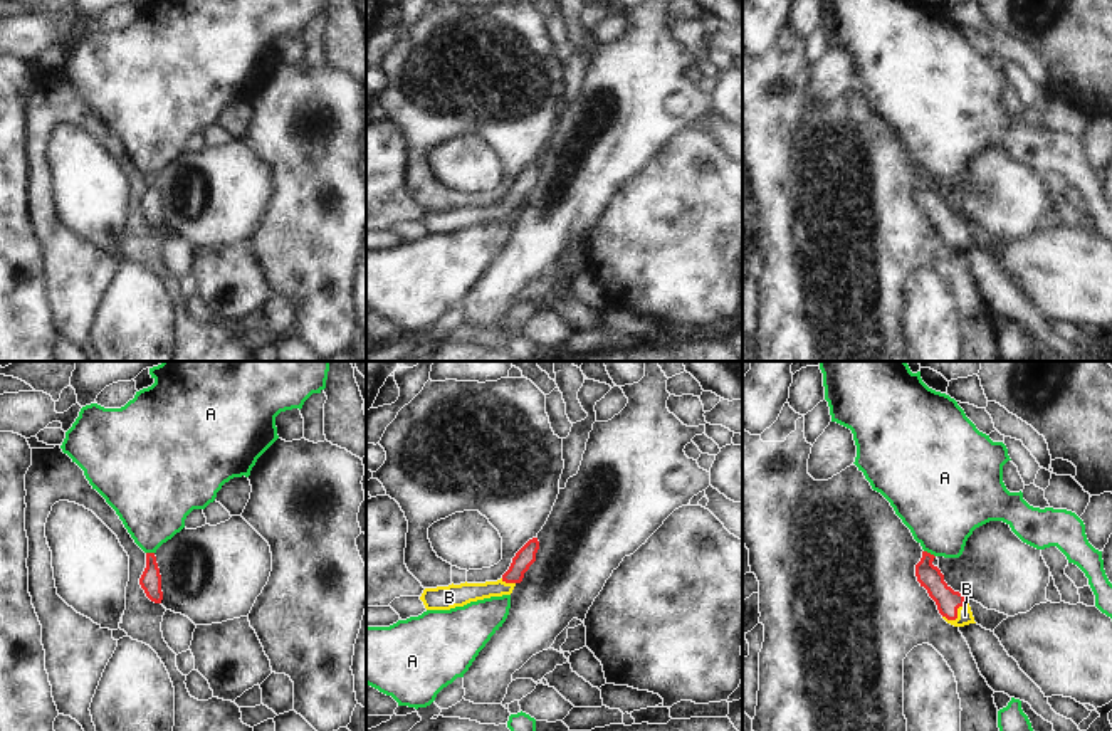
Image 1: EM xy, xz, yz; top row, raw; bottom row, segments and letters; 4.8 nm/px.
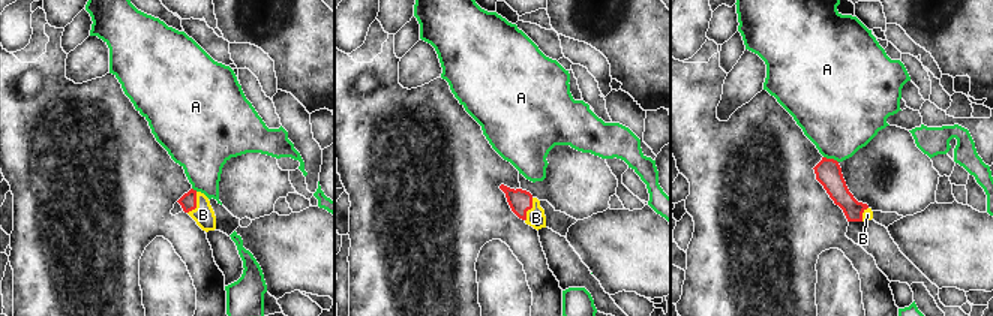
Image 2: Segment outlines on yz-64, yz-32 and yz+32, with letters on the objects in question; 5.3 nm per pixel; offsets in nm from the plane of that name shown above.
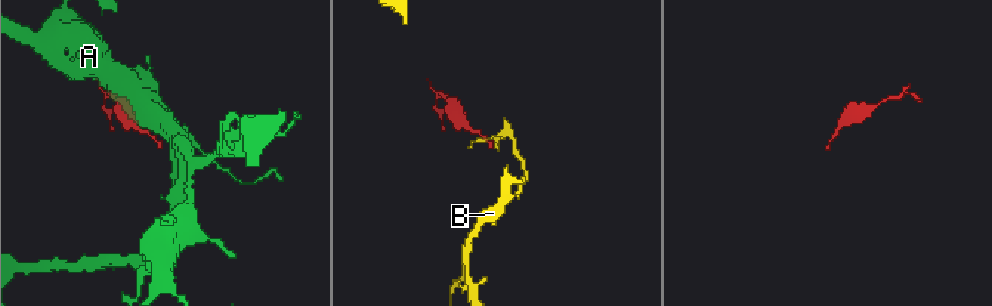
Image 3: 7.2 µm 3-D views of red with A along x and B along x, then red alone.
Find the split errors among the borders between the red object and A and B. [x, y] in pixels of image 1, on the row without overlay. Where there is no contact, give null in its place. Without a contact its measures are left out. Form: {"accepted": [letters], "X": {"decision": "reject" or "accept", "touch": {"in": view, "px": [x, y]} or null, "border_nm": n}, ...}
{"accepted": ["B"], "A": {"decision": "reject", "touch": {"in": "yz", "px": [929, 177]}, "border_nm": 70}, "B": {"decision": "accept", "touch": {"in": "yz", "px": [956, 237]}, "border_nm": 150}}

